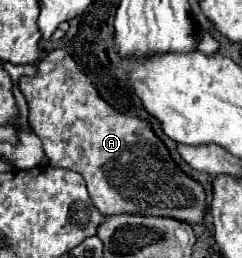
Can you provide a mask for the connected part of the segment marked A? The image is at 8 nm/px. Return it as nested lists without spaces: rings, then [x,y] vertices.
[[[64,49],[50,51],[38,63],[36,77],[20,77],[20,91],[28,99],[30,105],[30,125],[34,133],[40,137],[44,145],[44,153],[50,159],[52,167],[64,167],[78,171],[86,185],[94,207],[104,215],[160,215],[174,217],[192,225],[202,225],[206,213],[206,193],[204,187],[188,177],[178,163],[172,159],[170,151],[162,143],[162,139],[154,133],[152,125],[146,119],[124,115],[108,105],[92,81],[78,69],[74,59]]]

